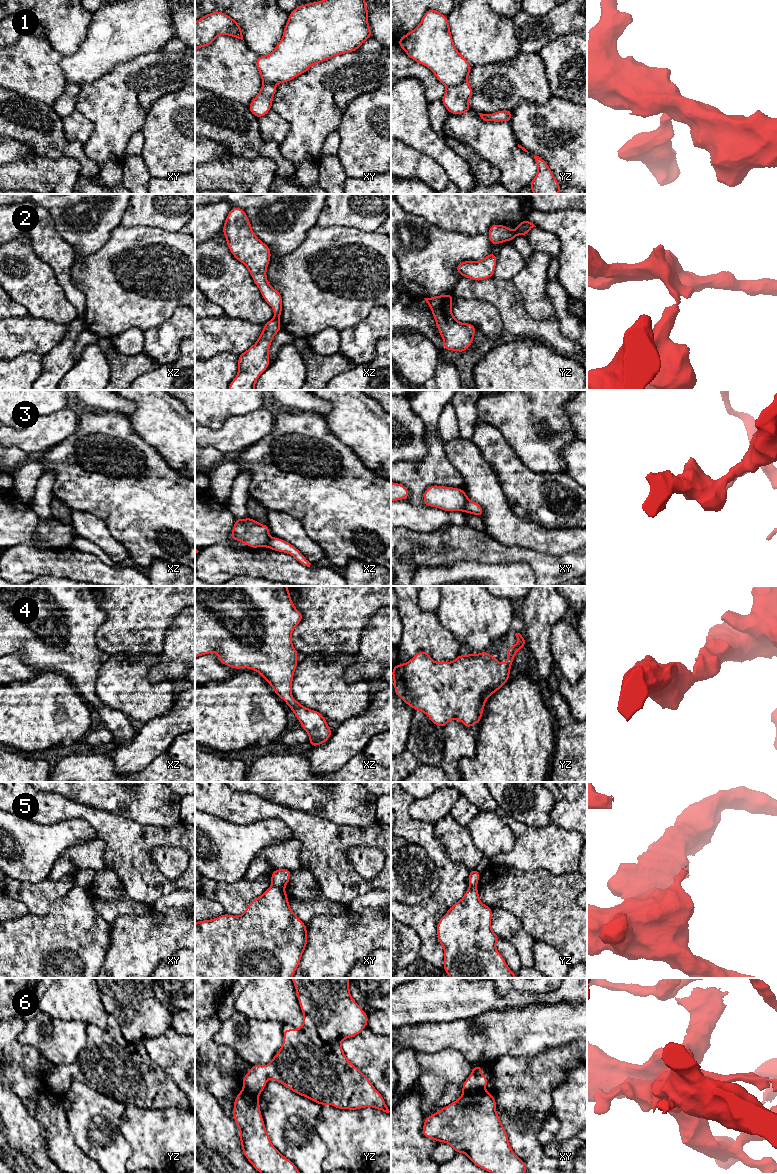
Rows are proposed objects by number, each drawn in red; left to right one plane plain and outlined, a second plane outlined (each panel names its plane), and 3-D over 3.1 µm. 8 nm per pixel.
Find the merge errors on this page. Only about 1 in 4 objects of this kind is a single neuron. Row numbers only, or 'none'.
1, 2, 3, 5, 6

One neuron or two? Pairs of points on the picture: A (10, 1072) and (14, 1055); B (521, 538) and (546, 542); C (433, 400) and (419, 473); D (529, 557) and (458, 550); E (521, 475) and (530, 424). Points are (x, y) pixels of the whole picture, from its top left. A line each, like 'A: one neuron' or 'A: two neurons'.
A: two neurons
B: one neuron
C: one neuron
D: one neuron
E: two neurons

